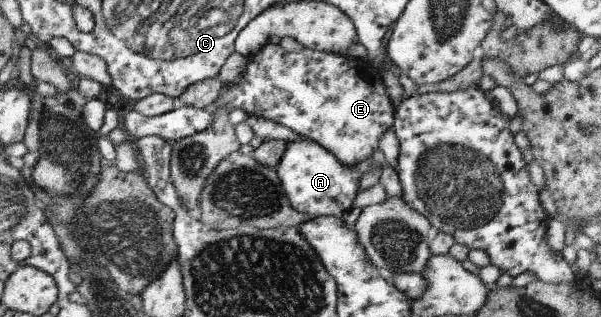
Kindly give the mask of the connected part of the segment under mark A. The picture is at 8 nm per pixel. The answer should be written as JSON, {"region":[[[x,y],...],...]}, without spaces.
{"region":[[[300,140],[300,142],[286,142],[286,148],[276,163],[275,172],[286,199],[293,210],[308,216],[334,216],[341,219],[341,215],[351,208],[351,203],[357,194],[360,176],[368,174],[374,168],[383,168],[382,164],[372,158],[360,160],[354,166],[342,166],[338,158],[334,158],[316,142]]]}

